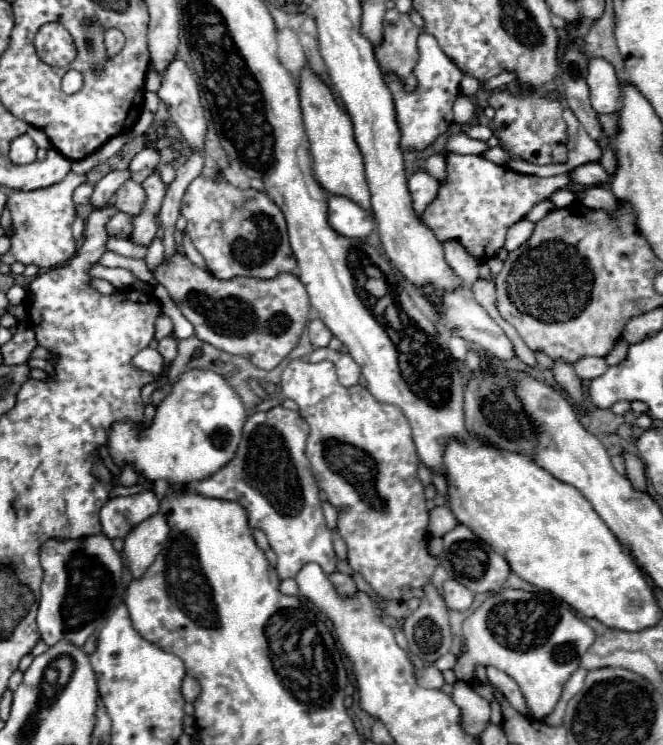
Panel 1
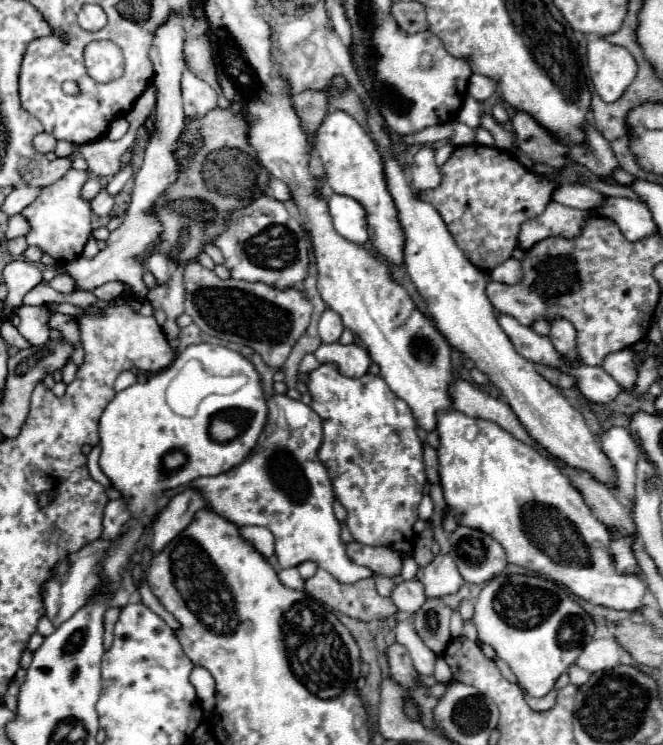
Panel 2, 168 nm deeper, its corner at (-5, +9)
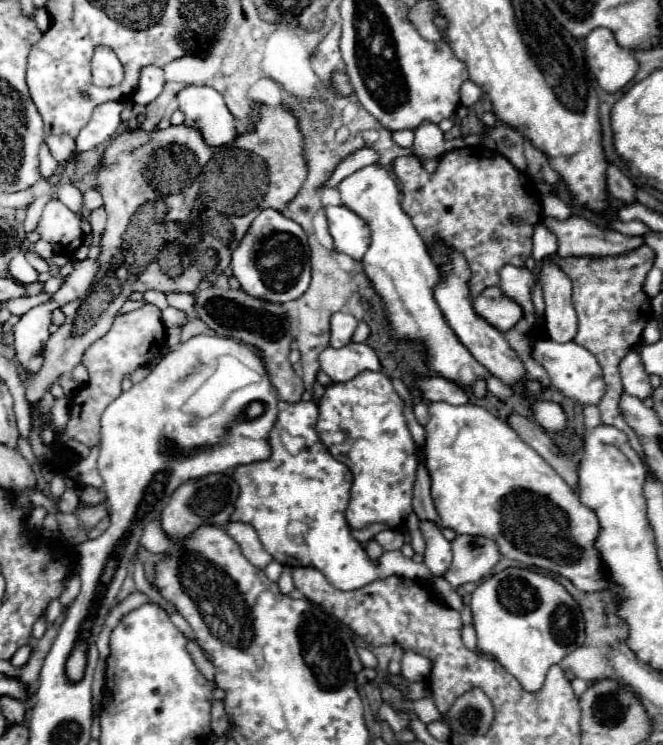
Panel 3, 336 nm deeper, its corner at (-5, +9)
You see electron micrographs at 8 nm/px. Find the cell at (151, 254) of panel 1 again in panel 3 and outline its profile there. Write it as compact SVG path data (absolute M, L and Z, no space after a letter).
M168 292L168 304L178 308L178 310L184 310L188 316L192 316L192 310L194 310L194 294L182 294L182 292Z

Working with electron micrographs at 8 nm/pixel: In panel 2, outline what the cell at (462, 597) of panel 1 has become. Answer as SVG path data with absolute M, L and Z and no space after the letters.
M436 554L434 560L418 572L422 584L426 586L426 596L446 596L456 594L464 584L462 576L458 576L458 568L450 554Z

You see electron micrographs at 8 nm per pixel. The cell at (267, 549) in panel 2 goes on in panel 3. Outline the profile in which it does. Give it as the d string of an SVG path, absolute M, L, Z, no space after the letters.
M230 522L226 526L226 532L234 538L234 542L240 546L242 554L252 562L256 568L264 568L272 562L272 556L266 552L264 544L260 542L256 530L250 524L244 522Z

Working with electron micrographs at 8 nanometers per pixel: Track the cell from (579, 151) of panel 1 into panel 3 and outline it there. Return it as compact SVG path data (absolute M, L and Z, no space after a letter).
M608 164L606 188L620 202L634 202L634 184L632 184L632 180L614 164Z

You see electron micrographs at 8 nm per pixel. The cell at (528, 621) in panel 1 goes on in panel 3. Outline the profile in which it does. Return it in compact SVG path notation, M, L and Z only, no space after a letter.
M508 568L486 578L472 592L472 624L478 634L478 650L492 654L528 692L538 692L550 666L560 664L574 648L586 640L584 618L576 600L554 578L524 568Z

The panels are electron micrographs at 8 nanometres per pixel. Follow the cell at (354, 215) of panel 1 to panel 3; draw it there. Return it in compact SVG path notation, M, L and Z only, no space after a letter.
M328 206L326 216L336 250L352 256L354 260L362 260L370 246L368 224L346 206Z

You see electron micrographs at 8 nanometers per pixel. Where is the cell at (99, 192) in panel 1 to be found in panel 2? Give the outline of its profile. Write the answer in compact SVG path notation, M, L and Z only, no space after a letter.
M100 190L100 194L94 200L90 200L90 206L96 216L110 216L112 206L114 206L114 198L106 190Z

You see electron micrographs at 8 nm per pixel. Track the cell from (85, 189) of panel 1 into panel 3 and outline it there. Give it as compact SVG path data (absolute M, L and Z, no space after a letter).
M94 188L86 190L86 192L84 192L84 210L90 212L90 210L100 208L100 206L102 206L102 196L100 196L100 192L94 190Z

